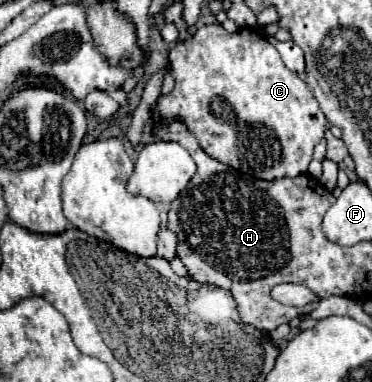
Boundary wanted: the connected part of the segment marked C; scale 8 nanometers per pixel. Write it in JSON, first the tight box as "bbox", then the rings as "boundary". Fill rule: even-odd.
{"bbox":[156,25,326,181],"boundary":[[[204,25],[200,27],[194,35],[182,39],[182,41],[176,41],[176,45],[170,49],[170,67],[172,67],[172,75],[176,79],[176,85],[174,89],[168,93],[168,95],[162,95],[156,103],[156,113],[170,121],[174,117],[180,117],[186,127],[194,133],[194,137],[198,139],[200,147],[216,161],[220,163],[226,163],[242,173],[250,173],[258,179],[266,179],[266,181],[272,181],[272,179],[282,179],[282,177],[298,177],[298,175],[306,175],[308,173],[308,163],[312,161],[312,151],[314,147],[324,139],[324,127],[326,127],[326,117],[324,113],[320,111],[318,107],[318,101],[316,97],[312,95],[312,91],[308,89],[308,85],[296,75],[292,73],[280,59],[280,53],[276,51],[276,47],[272,47],[266,37],[258,31],[258,29],[250,29],[250,27],[244,27],[244,29],[238,29],[236,33],[228,33],[222,29],[222,25]]]}

